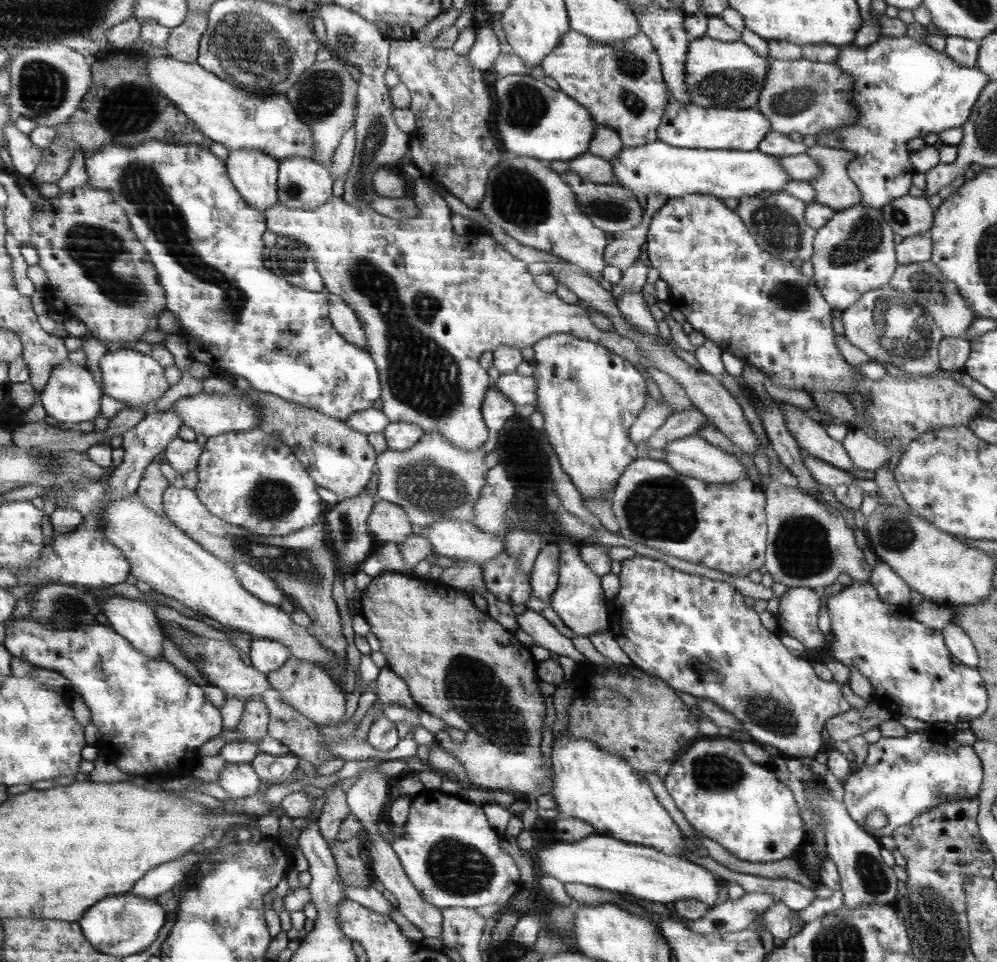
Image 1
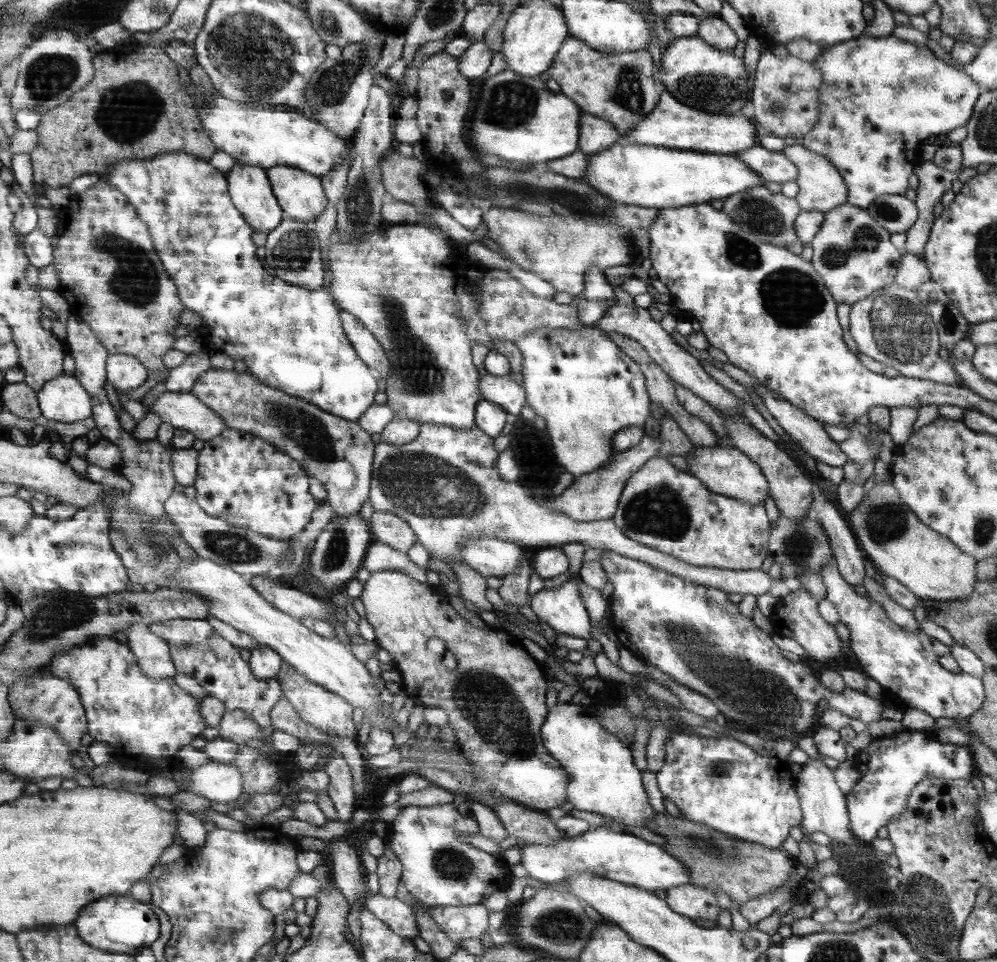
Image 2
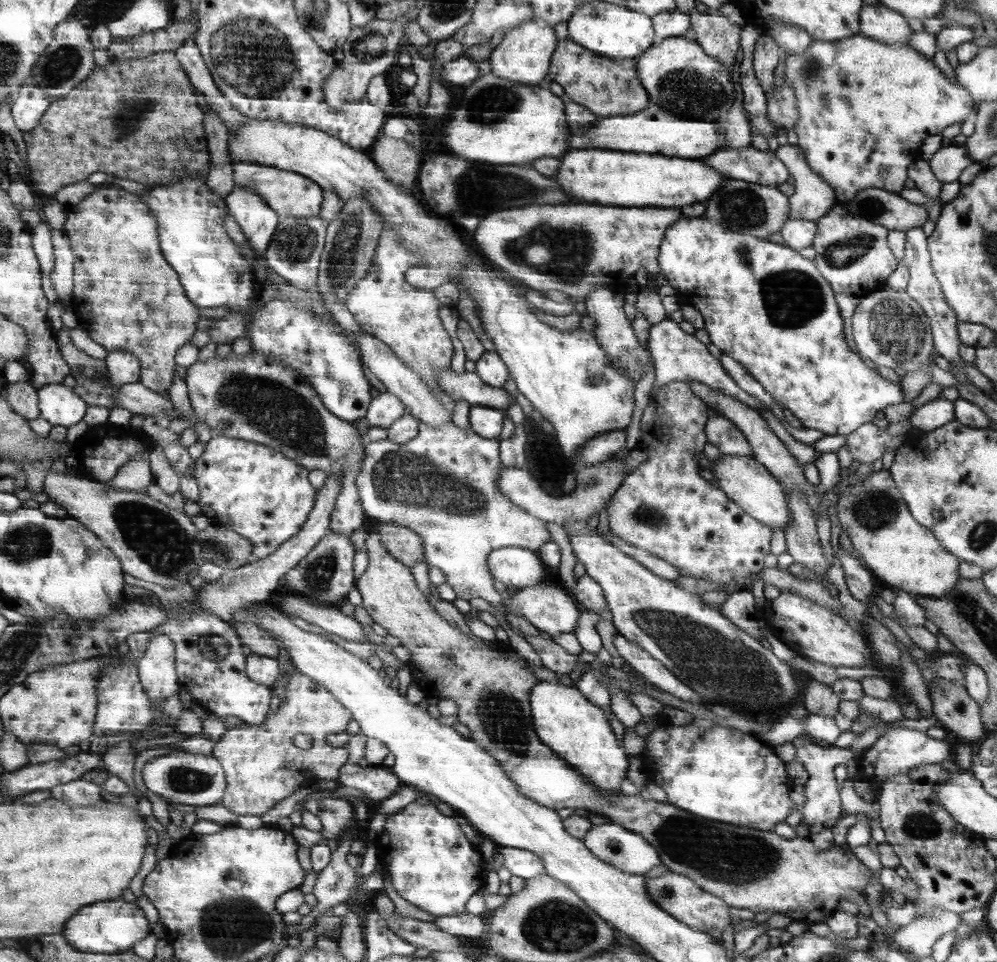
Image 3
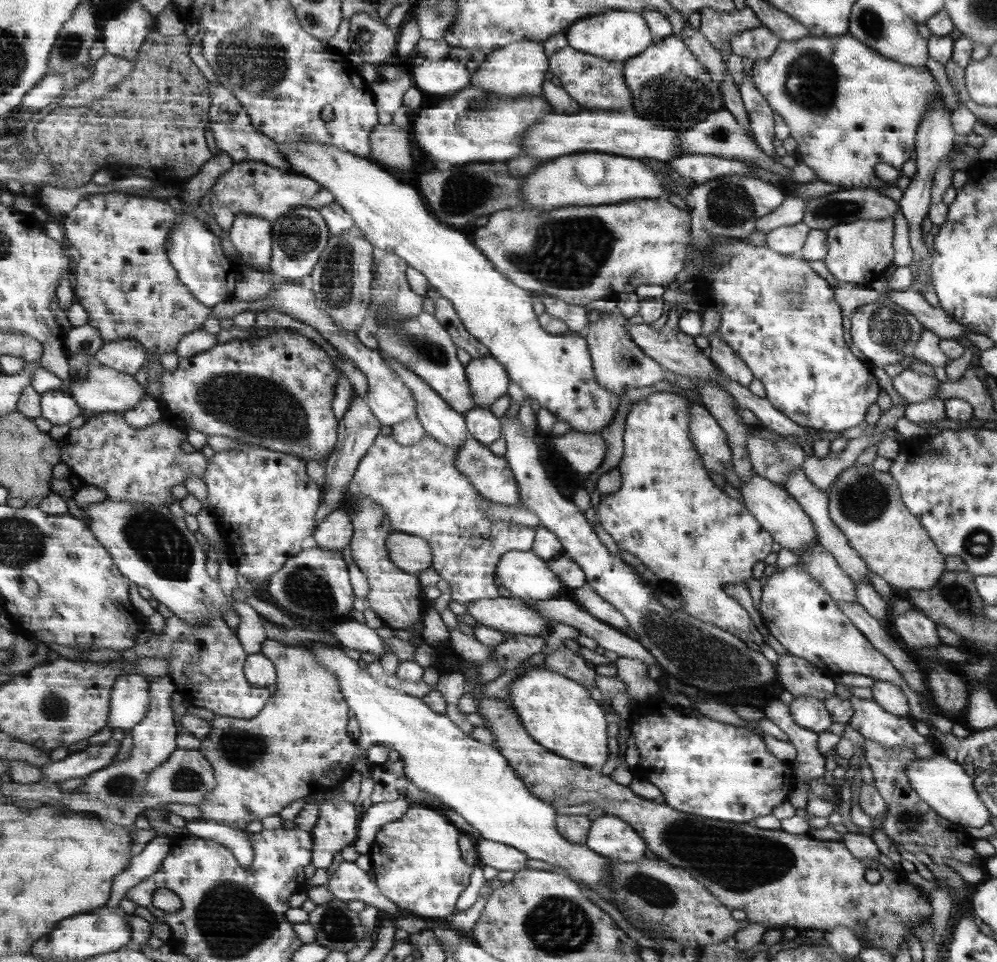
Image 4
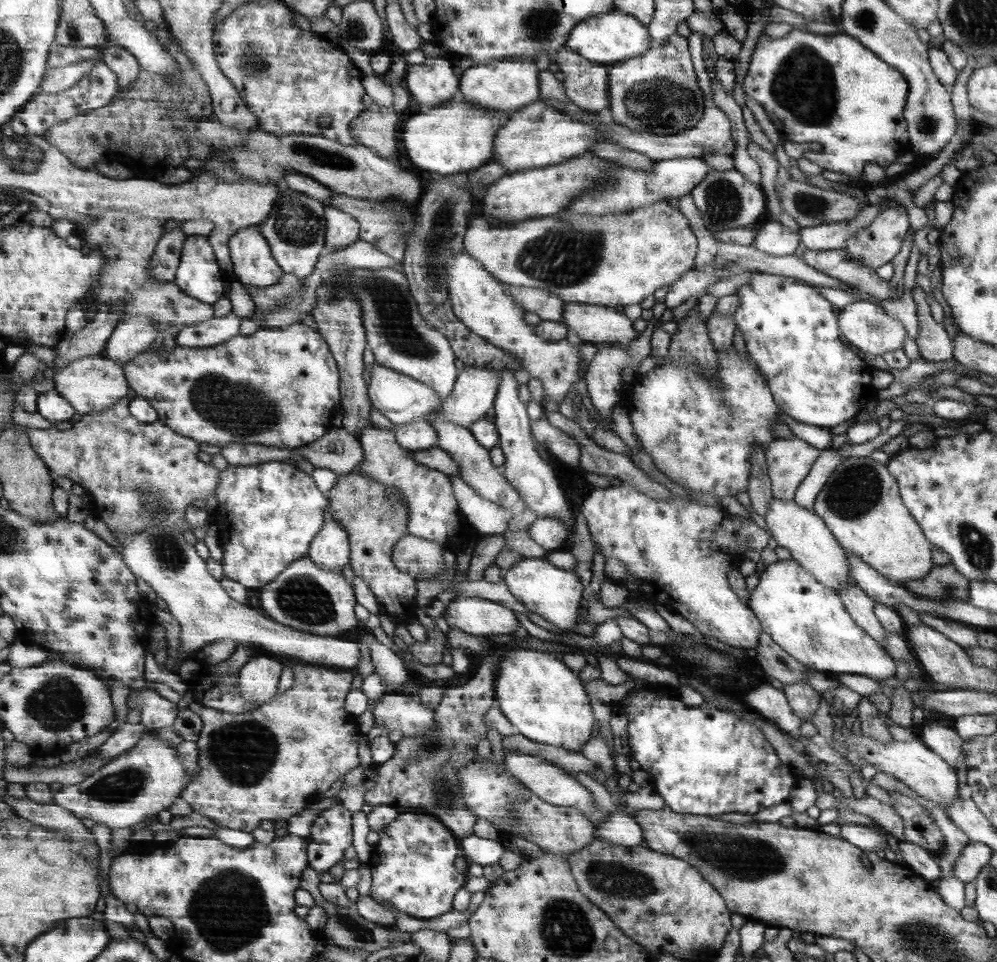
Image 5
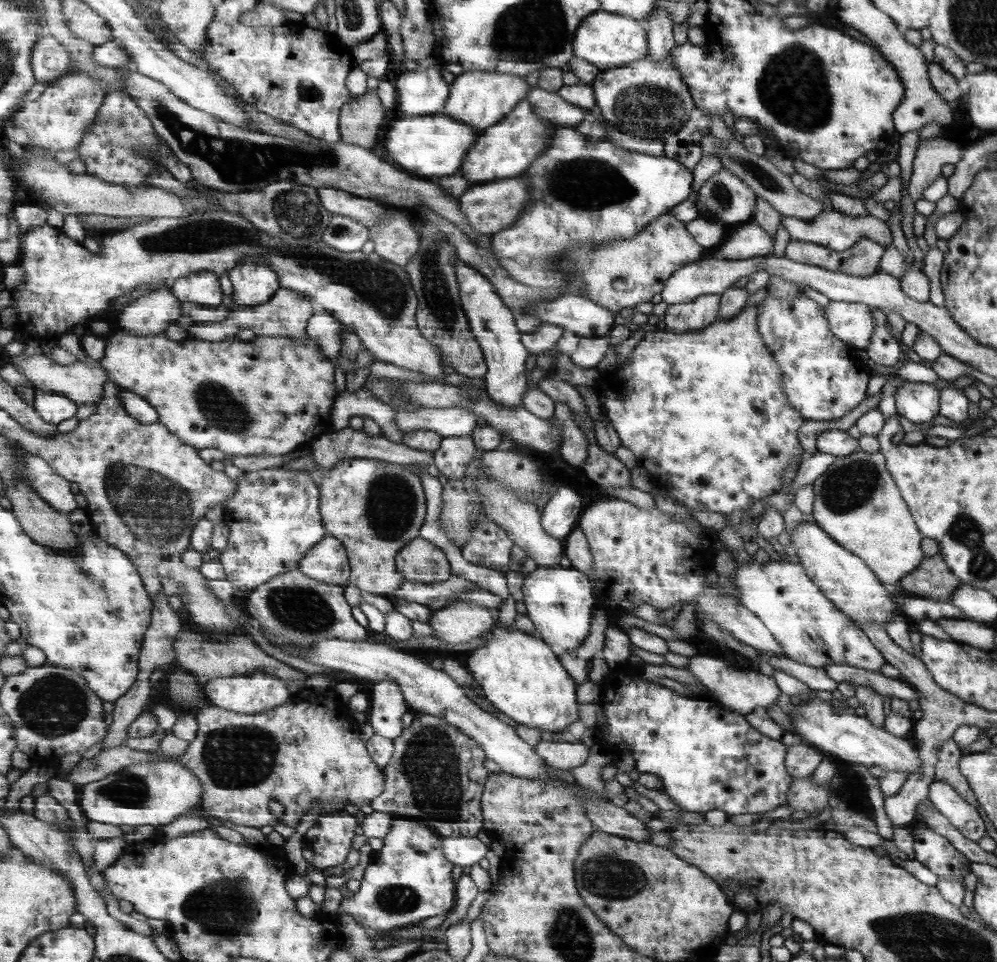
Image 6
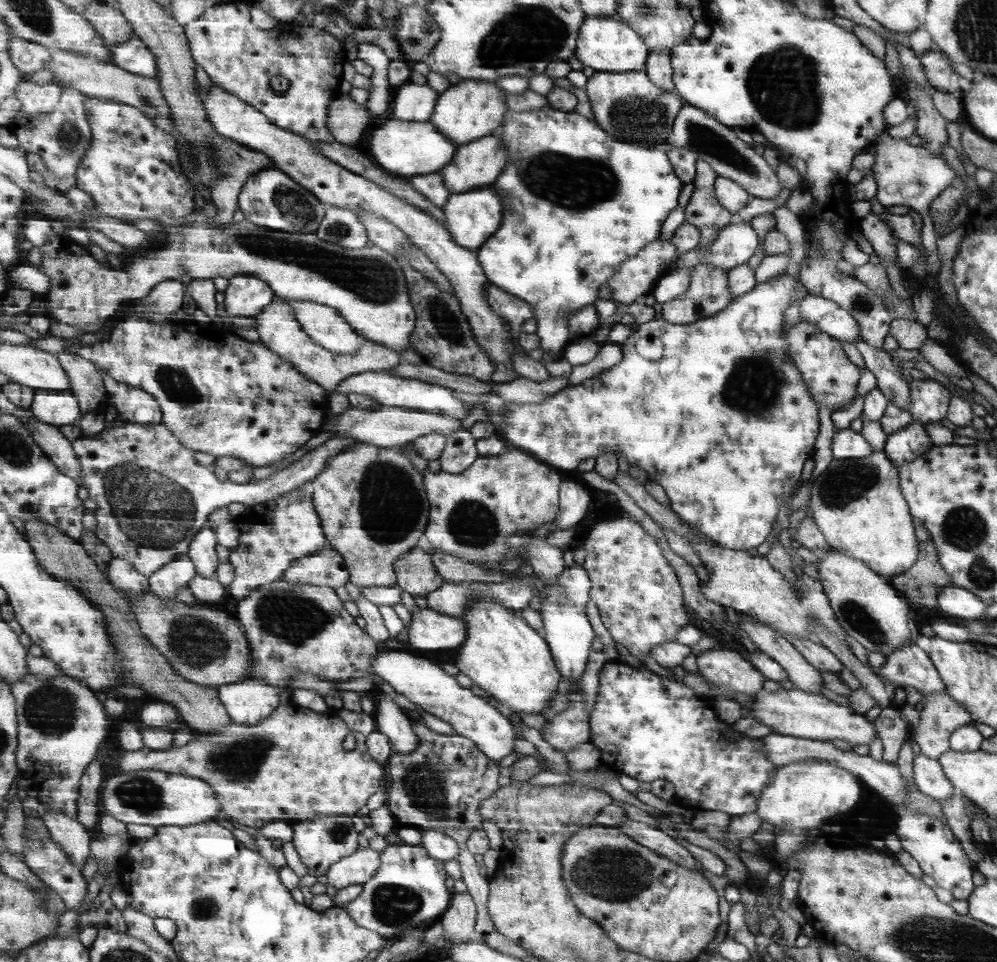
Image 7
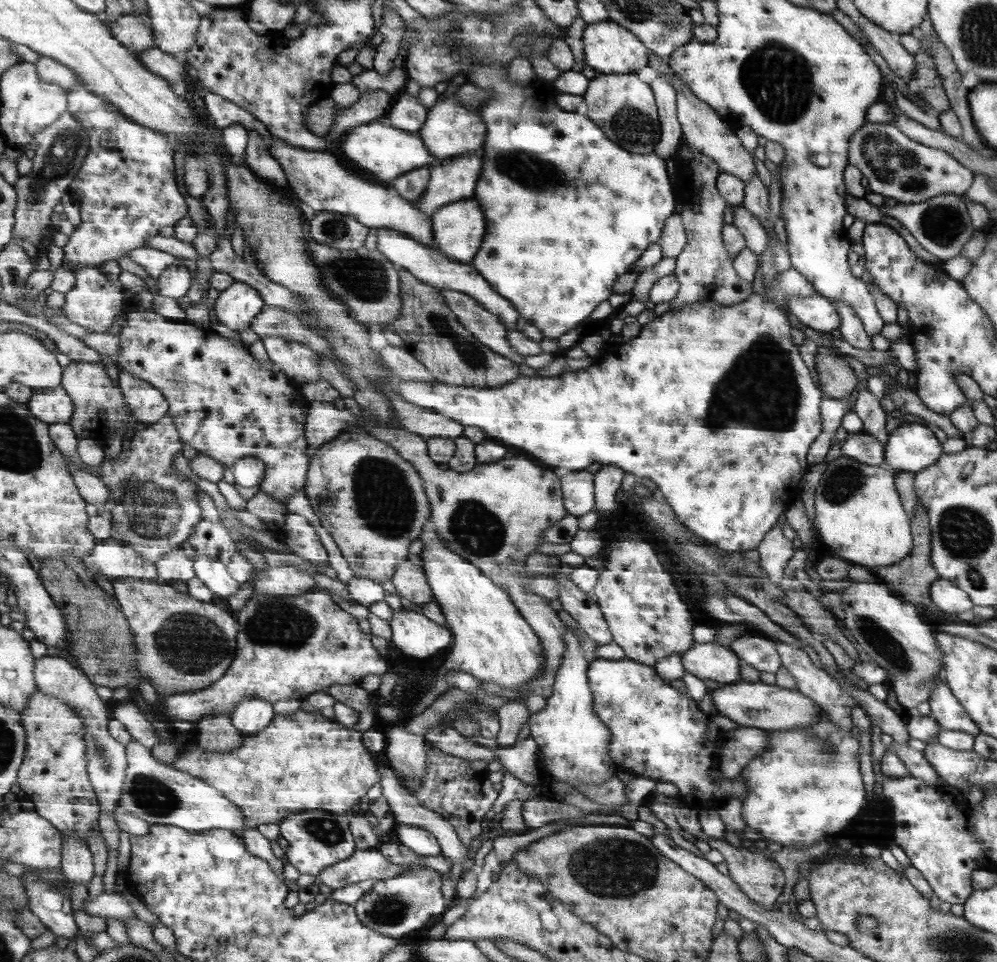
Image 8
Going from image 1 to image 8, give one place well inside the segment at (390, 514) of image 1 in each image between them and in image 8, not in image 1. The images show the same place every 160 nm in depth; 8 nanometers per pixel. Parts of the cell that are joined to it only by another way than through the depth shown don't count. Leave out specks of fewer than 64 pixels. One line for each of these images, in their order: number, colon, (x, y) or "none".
2: (391, 530)
3: (405, 545)
4: (410, 553)
5: (420, 558)
6: (419, 561)
7: (415, 574)
8: (410, 582)

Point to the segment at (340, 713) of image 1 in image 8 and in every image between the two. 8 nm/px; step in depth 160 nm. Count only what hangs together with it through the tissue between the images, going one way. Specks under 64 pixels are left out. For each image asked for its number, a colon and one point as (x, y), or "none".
2: (323, 709)
3: (263, 766)
4: (298, 745)
5: (270, 763)
6: (309, 750)
7: (292, 767)
8: (303, 761)

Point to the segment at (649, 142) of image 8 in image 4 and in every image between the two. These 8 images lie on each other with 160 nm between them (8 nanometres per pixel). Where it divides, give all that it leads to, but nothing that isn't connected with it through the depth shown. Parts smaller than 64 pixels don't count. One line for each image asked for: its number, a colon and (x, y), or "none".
4: (667, 83)
5: (657, 93)
6: (646, 99)
7: (629, 106)

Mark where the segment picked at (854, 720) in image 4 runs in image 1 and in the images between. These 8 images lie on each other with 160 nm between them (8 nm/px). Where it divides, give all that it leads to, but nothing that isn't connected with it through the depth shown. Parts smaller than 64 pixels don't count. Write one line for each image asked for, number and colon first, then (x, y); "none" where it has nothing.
1: (894, 780)
2: (888, 769)
3: (899, 749)

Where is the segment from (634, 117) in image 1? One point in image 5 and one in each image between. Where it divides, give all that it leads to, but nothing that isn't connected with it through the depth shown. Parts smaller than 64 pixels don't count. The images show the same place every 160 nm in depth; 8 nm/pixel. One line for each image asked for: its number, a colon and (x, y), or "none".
2: (620, 89)
3: (606, 87)
4: (595, 84)
5: (585, 84)

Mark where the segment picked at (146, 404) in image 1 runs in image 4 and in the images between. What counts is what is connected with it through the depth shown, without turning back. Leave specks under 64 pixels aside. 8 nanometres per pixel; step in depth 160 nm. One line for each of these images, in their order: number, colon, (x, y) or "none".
2: (125, 372)
3: (125, 367)
4: (127, 356)

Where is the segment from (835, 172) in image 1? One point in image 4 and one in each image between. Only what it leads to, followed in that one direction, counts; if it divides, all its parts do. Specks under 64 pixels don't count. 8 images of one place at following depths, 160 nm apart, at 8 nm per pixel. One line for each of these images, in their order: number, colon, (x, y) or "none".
2: (820, 188)
3: (811, 198)
4: (789, 212)

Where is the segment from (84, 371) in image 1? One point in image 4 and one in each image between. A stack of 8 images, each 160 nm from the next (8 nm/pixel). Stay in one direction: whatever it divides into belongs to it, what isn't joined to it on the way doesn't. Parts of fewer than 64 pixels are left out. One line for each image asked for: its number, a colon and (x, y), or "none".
2: (64, 399)
3: (59, 405)
4: (59, 407)

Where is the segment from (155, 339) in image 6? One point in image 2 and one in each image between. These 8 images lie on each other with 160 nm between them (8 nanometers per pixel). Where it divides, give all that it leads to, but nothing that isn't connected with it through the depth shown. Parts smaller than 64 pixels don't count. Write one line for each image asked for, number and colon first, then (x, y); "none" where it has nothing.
2: (339, 453)
3: (252, 397)
4: (277, 392)
5: (280, 387)

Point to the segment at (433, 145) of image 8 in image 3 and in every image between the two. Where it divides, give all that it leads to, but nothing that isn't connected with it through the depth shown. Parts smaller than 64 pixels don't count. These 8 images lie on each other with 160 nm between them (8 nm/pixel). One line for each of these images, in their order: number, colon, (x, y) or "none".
3: (523, 55)
4: (517, 69)
5: (505, 86)
6: (479, 99)
7: (473, 108)

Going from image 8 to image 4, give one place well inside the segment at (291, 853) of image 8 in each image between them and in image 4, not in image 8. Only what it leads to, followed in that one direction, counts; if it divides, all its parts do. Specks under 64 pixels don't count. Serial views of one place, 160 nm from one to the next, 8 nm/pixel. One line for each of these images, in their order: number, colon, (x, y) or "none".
4: (338, 827)
5: (332, 832)
6: (328, 842)
7: (320, 842)

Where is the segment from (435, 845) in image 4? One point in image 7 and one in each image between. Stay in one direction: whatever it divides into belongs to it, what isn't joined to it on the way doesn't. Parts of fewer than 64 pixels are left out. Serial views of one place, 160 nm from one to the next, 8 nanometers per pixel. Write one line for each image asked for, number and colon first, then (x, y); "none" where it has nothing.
5: (412, 870)
6: (408, 879)
7: (409, 889)

